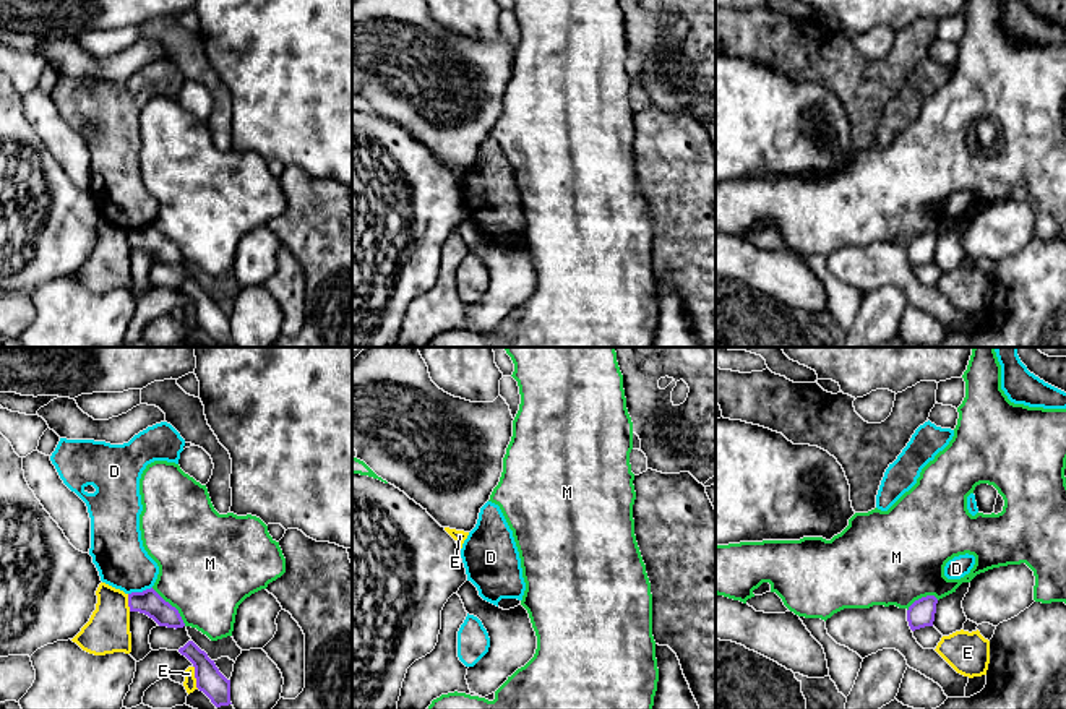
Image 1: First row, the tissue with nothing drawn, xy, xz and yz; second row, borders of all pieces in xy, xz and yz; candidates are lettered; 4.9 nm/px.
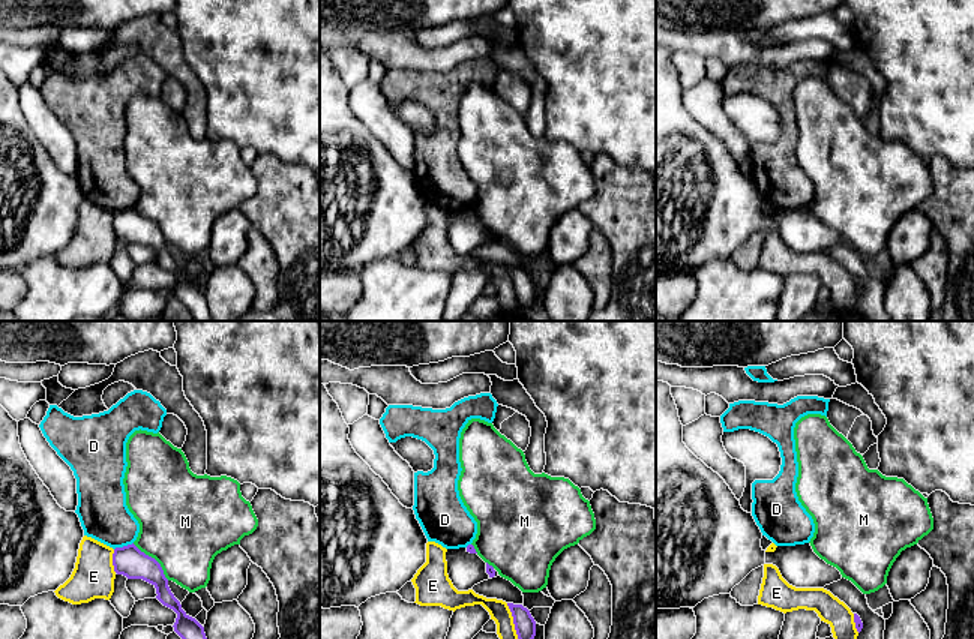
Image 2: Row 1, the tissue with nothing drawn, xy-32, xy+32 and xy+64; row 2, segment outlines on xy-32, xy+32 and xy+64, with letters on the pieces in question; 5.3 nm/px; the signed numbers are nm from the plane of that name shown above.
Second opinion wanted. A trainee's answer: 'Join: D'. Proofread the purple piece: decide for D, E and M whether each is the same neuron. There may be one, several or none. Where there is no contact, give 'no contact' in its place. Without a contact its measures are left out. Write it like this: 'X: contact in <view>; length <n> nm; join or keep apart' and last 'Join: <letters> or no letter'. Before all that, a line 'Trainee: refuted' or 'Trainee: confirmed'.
Trainee: refuted
D: contact in xy; length 130 nm; keep apart
E: contact in xy; length 120 nm; keep apart
M: contact in xy; length 260 nm; keep apart
Join: no letter

